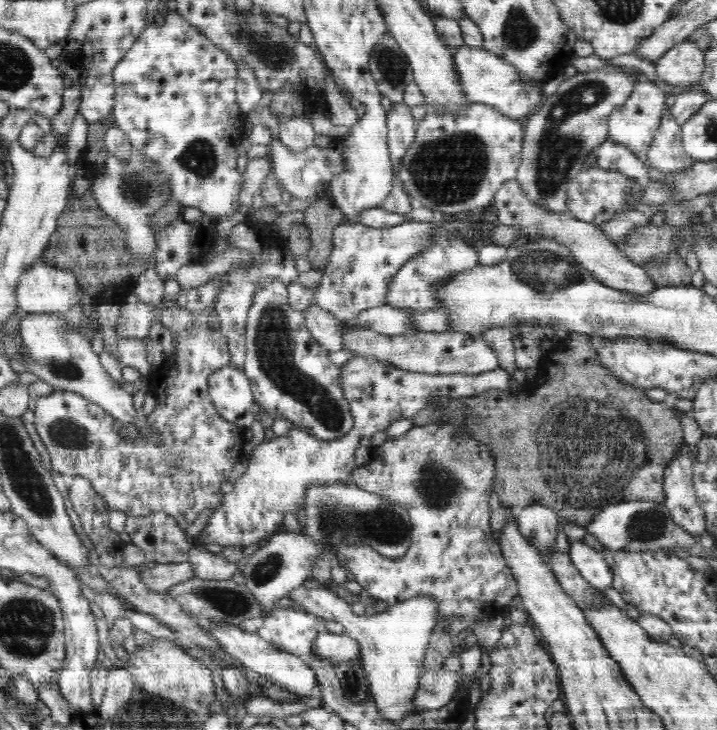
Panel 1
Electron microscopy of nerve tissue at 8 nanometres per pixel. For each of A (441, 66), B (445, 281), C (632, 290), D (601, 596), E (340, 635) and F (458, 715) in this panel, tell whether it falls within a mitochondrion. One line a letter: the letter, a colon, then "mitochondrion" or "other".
A: other
B: other
C: other
D: other
E: other
F: other

